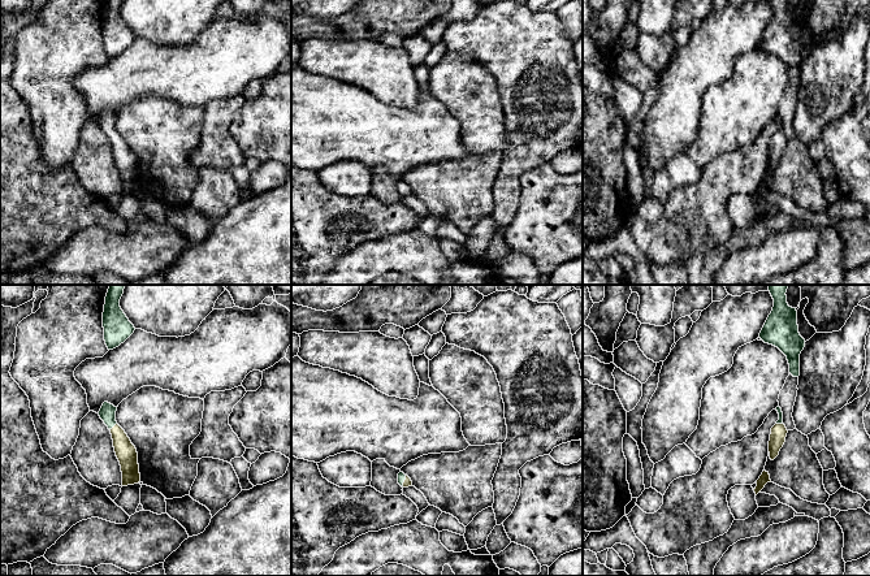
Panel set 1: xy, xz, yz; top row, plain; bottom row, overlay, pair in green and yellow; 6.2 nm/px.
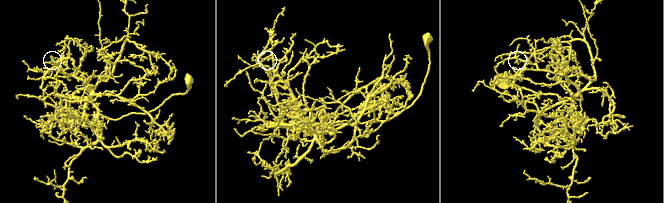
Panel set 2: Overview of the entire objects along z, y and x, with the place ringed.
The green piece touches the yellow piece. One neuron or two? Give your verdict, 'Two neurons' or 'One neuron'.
One neuron

